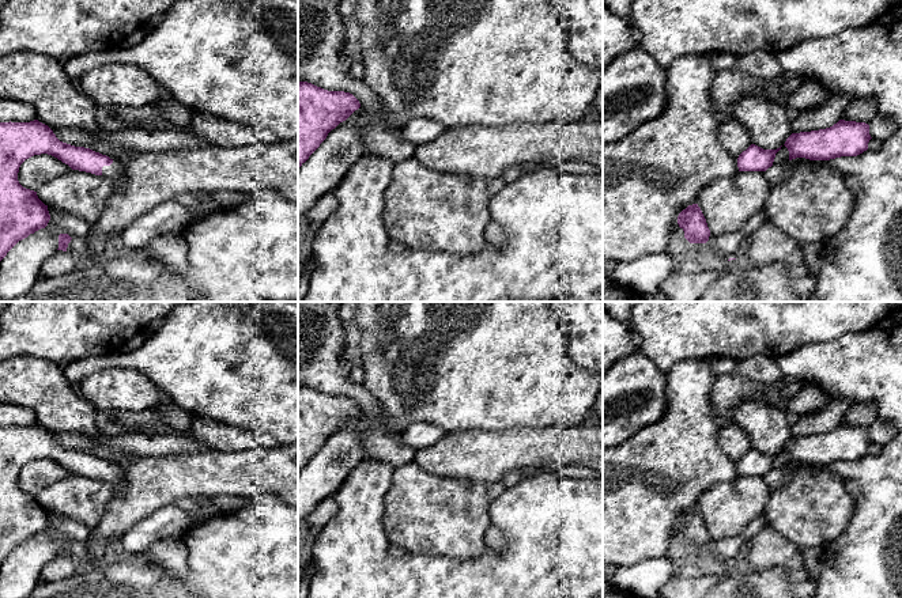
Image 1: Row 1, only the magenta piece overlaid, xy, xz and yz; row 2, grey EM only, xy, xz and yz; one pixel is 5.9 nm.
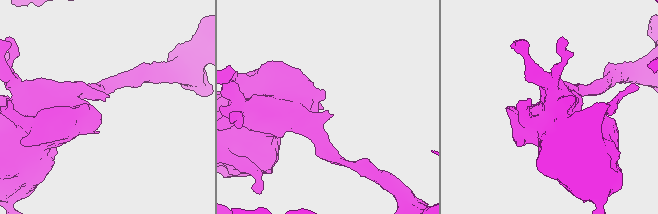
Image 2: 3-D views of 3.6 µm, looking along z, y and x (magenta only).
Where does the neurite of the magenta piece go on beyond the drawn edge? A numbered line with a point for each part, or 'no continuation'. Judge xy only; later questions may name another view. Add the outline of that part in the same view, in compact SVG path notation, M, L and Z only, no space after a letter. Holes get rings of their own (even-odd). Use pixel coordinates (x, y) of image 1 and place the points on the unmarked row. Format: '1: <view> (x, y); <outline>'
1: xy (114, 477); M113 463L110 470L102 472L102 481L110 487L112 492L117 492L124 487L125 476L122 474L121 469Z

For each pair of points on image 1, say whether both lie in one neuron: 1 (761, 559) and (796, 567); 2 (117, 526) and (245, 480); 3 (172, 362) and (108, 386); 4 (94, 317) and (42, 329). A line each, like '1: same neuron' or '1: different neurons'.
1: same neuron
2: same neuron
3: different neurons
4: same neuron

